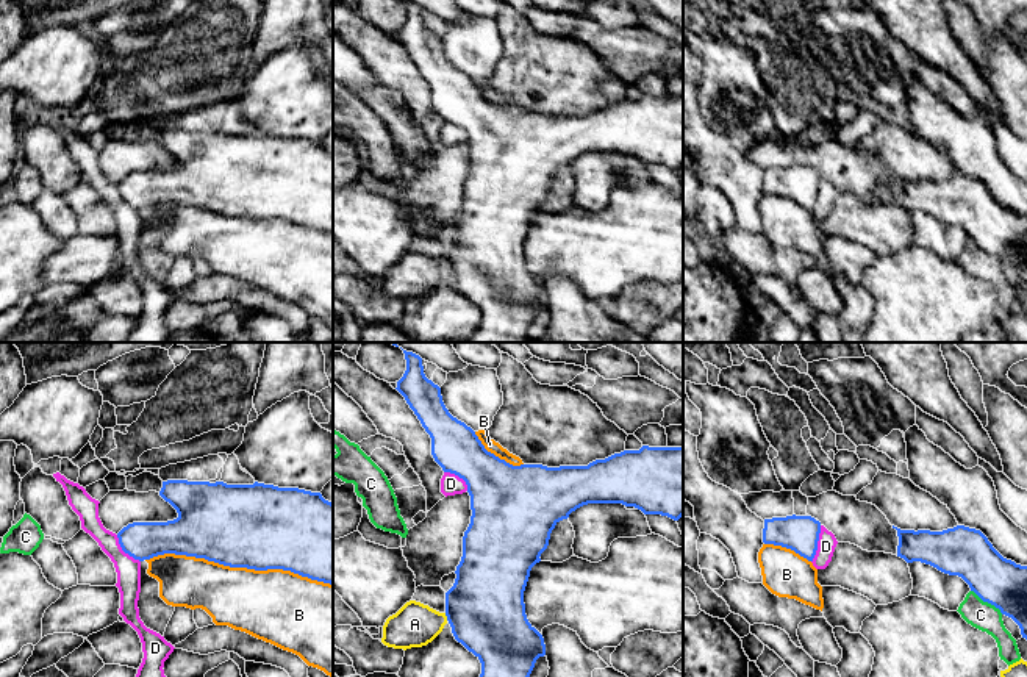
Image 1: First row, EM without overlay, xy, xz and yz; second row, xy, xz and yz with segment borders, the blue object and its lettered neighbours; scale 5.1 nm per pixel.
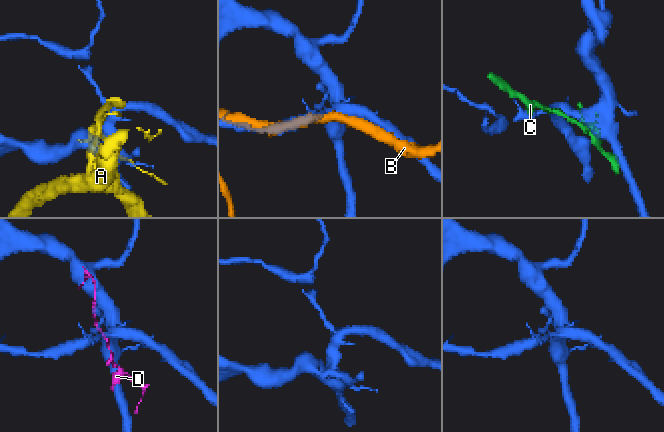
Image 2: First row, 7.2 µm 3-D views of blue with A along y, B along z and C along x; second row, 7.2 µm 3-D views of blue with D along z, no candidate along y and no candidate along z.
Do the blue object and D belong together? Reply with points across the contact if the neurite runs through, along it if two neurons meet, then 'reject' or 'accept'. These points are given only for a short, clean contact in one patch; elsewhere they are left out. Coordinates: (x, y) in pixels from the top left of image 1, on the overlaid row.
border yz (821, 526), (818, 549), (812, 562); reject

